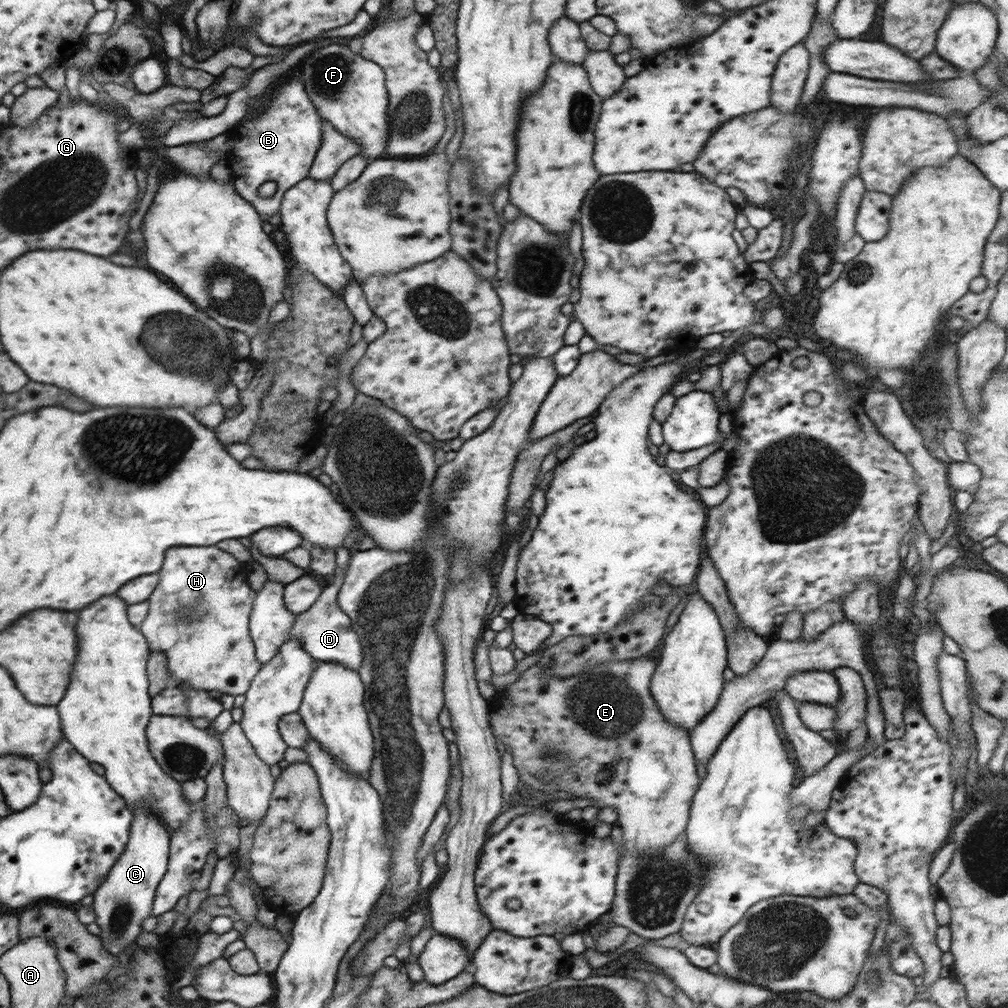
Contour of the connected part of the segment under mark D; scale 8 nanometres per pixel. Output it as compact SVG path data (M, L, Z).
M341 546L335 551L337 567L331 581L324 584L323 591L306 612L300 613L294 619L289 630L289 638L299 640L303 649L314 659L320 662L345 664L345 667L359 671L363 654L358 634L351 629L350 617L339 607L337 594L343 585L344 572L350 558L350 551Z

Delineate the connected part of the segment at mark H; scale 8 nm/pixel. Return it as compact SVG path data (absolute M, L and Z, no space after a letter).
M216 545L172 547L165 552L163 565L157 572L159 583L149 596L147 618L138 629L146 637L150 652L160 651L166 655L175 685L234 696L245 694L249 689L261 662L256 658L255 644L249 633L249 614L257 592L248 586L248 565Z

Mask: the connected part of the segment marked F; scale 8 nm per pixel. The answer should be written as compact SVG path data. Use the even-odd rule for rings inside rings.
M334 43L312 52L306 58L300 80L303 81L305 91L322 120L327 120L338 132L344 133L349 139L354 139L361 146L361 154L344 162L328 180L334 192L339 191L354 182L372 158L380 158L380 154L385 152L389 103L385 72L375 62L354 54L347 45Z

